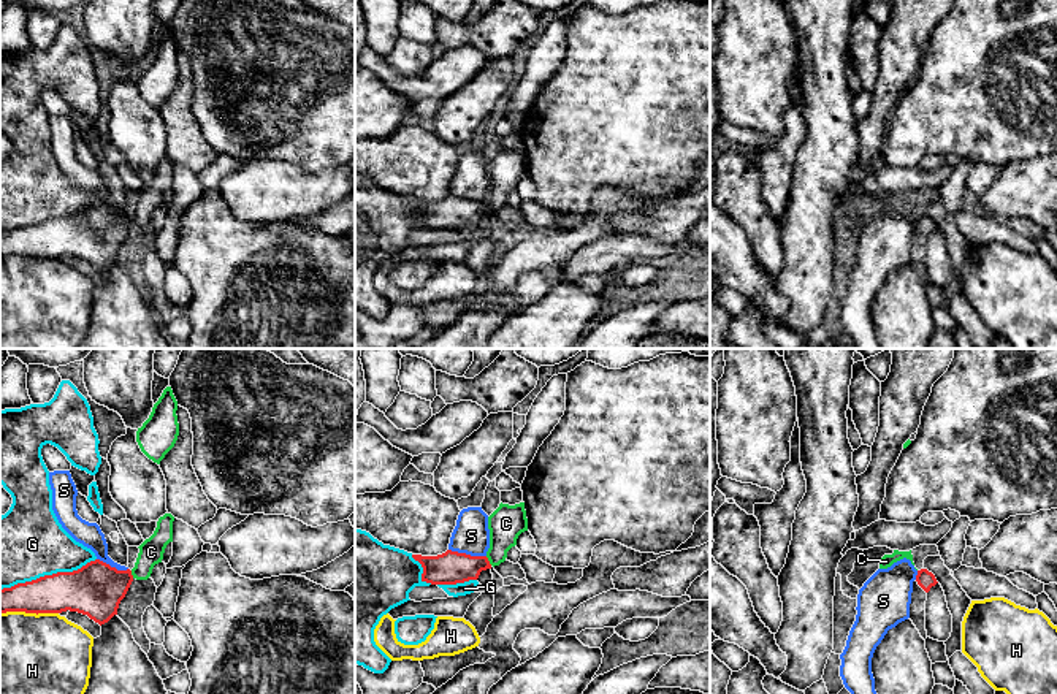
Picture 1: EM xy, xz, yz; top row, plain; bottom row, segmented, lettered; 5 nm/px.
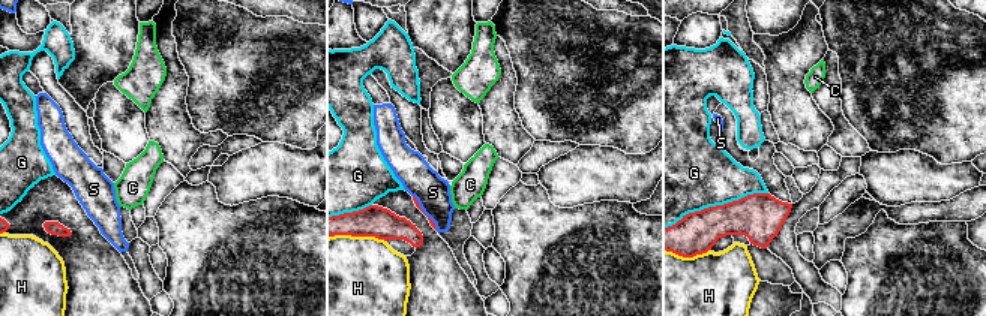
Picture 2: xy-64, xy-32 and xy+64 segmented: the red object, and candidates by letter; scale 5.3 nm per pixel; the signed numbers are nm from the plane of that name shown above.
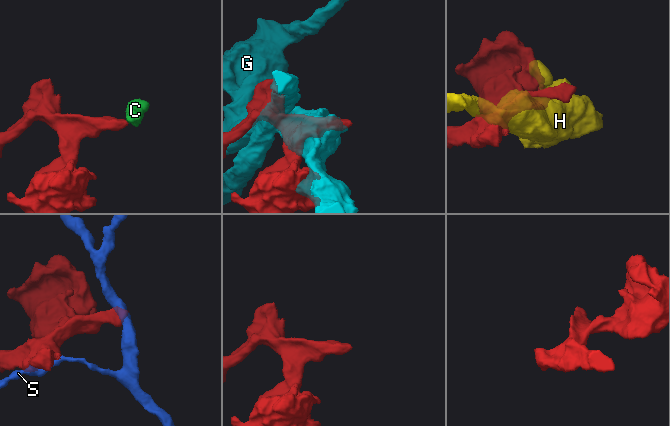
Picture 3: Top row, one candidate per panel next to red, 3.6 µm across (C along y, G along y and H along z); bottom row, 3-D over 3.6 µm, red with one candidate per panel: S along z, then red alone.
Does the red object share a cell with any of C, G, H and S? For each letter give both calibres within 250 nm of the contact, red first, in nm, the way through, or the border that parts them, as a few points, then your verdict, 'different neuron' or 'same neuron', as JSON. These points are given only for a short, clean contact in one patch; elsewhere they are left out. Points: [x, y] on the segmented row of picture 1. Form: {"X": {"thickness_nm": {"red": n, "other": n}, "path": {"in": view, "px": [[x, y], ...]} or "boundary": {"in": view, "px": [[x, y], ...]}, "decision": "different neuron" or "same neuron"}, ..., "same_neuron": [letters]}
{"C": {"thickness_nm": {"red": 170, "other": 180}, "path": {"in": "xz", "px": [[450, 568], [469, 568], [488, 561], [498, 552], [506, 523]]}, "decision": "same neuron"}, "G": {"thickness_nm": {"red": 260, "other": 380}, "decision": "different neuron"}, "H": {"thickness_nm": {"red": 200, "other": 420}, "decision": "different neuron"}, "S": {"thickness_nm": {"red": 170, "other": 190}, "decision": "different neuron"}, "same_neuron": ["C"]}

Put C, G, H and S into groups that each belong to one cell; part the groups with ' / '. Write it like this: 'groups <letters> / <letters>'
groups C / G / H / S

